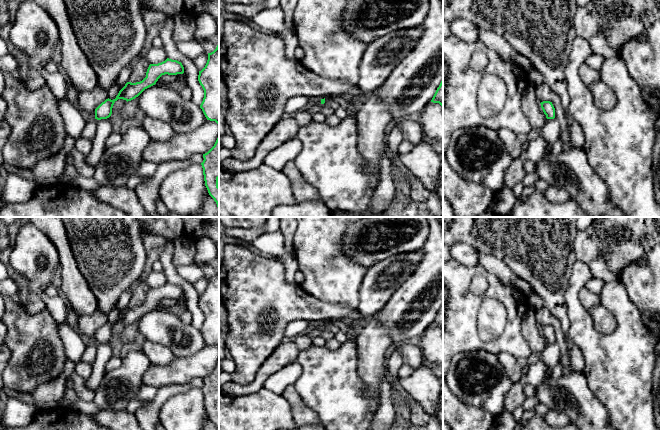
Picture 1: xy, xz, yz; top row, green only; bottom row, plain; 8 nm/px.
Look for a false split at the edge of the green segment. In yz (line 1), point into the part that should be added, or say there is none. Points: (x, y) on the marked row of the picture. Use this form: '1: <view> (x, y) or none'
1: none

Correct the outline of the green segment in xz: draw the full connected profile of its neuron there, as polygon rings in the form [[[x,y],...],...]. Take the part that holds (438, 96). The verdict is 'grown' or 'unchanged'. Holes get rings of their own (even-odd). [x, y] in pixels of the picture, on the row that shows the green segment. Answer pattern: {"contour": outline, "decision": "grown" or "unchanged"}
{"contour": [[[442,79],[439,87],[437,88],[431,102],[439,103],[442,106],[442,110],[443,110],[443,79]]], "decision": "unchanged"}

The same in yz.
{"contour": [[[543,101],[540,103],[541,108],[546,115],[547,119],[554,119],[555,118],[555,108],[550,101]]], "decision": "unchanged"}

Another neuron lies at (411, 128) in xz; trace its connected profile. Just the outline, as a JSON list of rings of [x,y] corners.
[[[415,117],[403,118],[392,125],[398,125],[402,130],[404,140],[411,142],[414,146],[422,139],[422,128]]]

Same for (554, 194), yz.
[[[549,186],[543,193],[551,203],[564,203],[570,198],[569,193],[565,189],[556,186]]]

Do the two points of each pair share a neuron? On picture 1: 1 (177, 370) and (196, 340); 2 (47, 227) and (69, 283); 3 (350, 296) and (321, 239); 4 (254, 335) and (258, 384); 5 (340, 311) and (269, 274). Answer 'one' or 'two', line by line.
1: two
2: one
3: one
4: two
5: one

